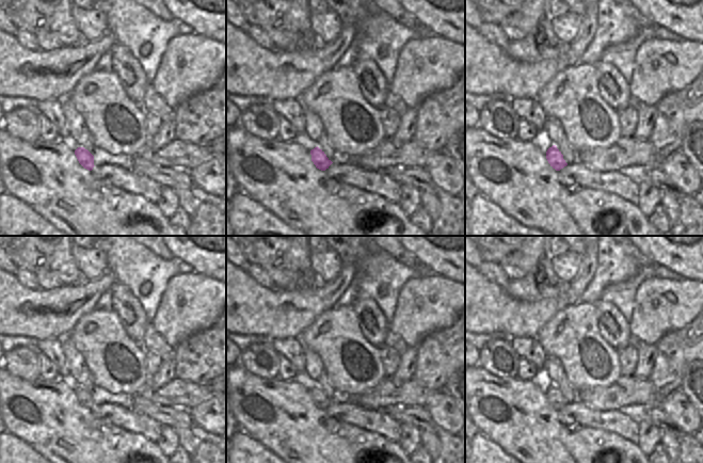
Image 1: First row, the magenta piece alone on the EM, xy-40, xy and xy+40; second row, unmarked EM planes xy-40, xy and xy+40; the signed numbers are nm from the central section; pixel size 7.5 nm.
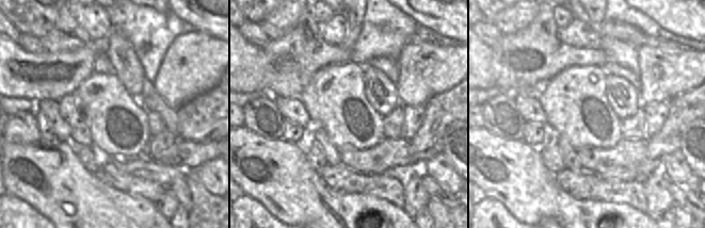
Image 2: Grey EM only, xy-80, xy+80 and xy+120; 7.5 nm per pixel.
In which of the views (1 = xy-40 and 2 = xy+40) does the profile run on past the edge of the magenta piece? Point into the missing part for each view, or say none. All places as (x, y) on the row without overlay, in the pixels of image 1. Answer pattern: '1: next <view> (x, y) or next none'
1: next none
2: next none

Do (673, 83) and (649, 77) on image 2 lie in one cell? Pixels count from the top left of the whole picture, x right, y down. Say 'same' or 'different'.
same

